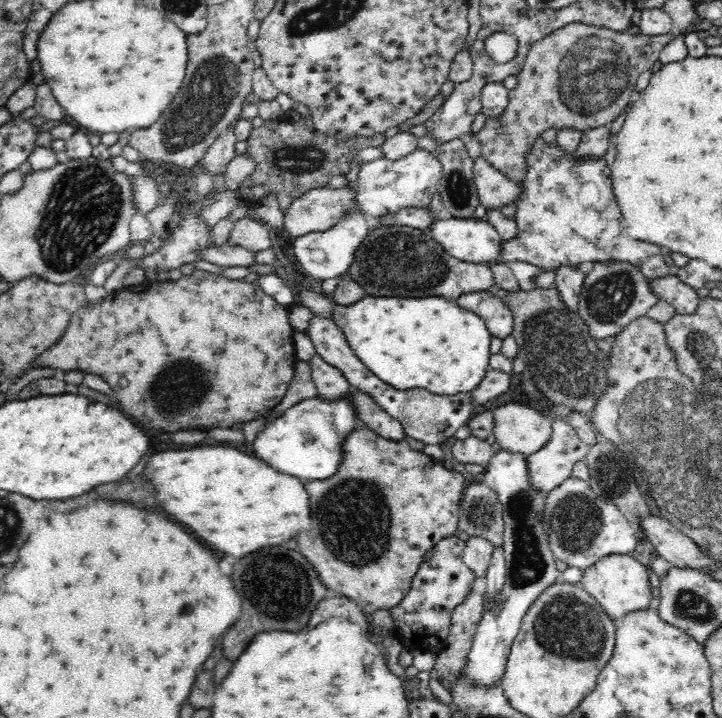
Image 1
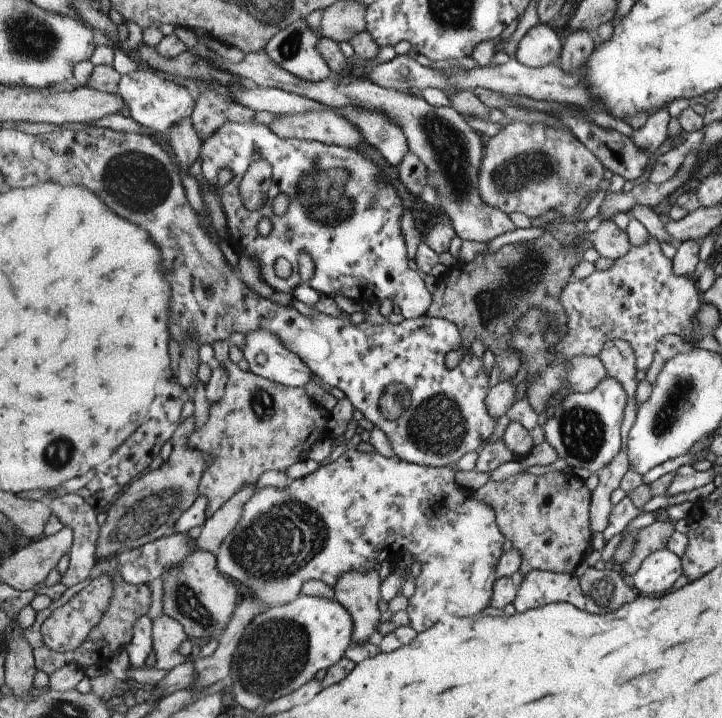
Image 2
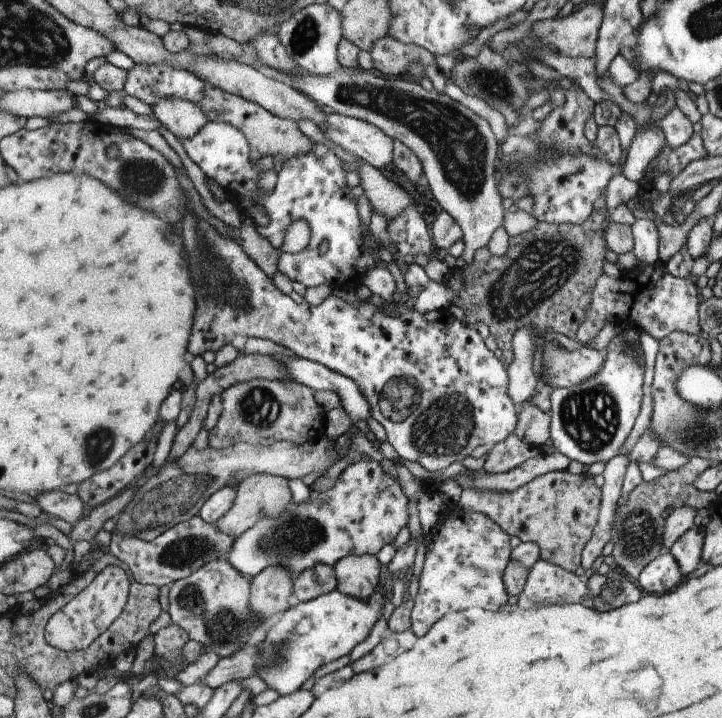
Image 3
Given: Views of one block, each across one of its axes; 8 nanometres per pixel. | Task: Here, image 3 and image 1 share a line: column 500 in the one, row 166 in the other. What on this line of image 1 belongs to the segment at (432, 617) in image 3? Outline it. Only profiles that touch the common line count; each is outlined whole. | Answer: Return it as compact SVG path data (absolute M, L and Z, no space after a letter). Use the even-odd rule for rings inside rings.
M538 134L522 154L526 174L518 182L520 196L516 200L518 236L508 242L508 252L500 262L522 260L544 270L558 270L562 264L580 266L582 262L632 264L646 280L670 276L672 254L668 248L650 246L642 240L632 240L622 220L620 204L612 194L608 162L600 154L580 154L580 150L564 150L560 142L546 142Z

